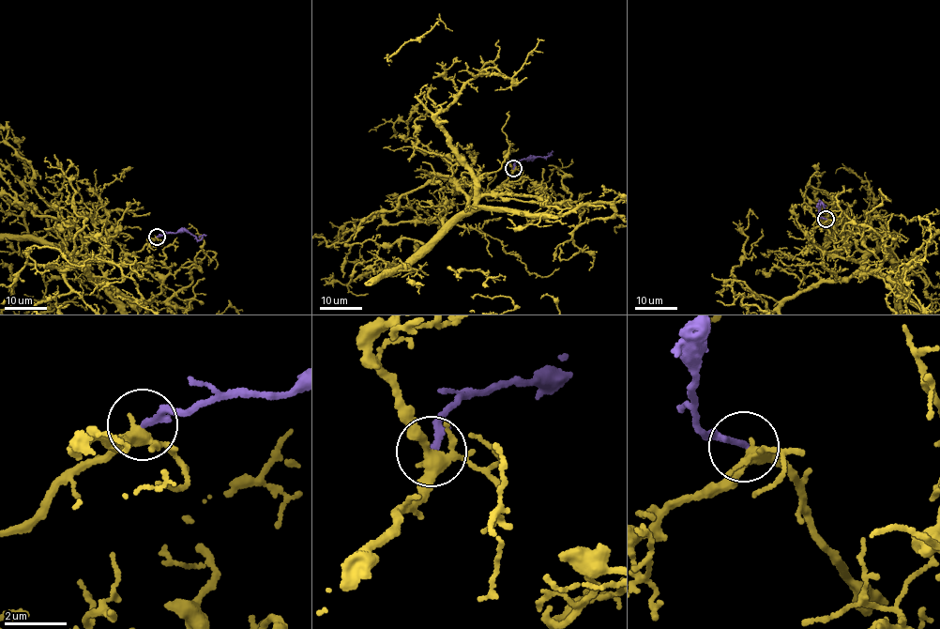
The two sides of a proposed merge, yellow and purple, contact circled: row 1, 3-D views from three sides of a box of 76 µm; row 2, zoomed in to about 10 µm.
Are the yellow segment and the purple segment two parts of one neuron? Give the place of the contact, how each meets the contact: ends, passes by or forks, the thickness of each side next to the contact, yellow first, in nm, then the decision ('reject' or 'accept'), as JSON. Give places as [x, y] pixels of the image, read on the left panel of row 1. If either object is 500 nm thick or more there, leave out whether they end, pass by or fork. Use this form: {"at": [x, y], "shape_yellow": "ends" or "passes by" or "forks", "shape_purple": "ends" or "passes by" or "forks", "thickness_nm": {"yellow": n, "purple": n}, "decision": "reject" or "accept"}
{"at": [157, 237], "shape_yellow": "forks", "shape_purple": "ends", "thickness_nm": {"yellow": 300, "purple": 200}, "decision": "accept"}

